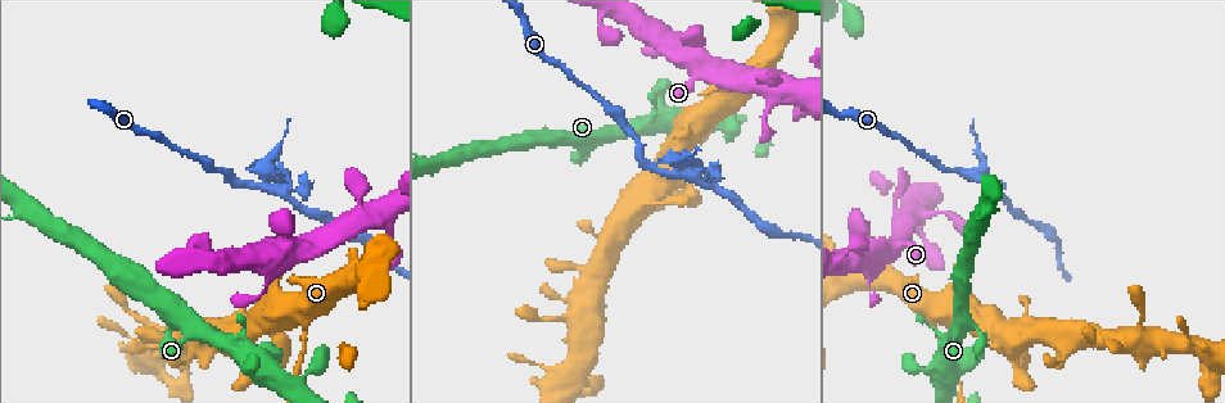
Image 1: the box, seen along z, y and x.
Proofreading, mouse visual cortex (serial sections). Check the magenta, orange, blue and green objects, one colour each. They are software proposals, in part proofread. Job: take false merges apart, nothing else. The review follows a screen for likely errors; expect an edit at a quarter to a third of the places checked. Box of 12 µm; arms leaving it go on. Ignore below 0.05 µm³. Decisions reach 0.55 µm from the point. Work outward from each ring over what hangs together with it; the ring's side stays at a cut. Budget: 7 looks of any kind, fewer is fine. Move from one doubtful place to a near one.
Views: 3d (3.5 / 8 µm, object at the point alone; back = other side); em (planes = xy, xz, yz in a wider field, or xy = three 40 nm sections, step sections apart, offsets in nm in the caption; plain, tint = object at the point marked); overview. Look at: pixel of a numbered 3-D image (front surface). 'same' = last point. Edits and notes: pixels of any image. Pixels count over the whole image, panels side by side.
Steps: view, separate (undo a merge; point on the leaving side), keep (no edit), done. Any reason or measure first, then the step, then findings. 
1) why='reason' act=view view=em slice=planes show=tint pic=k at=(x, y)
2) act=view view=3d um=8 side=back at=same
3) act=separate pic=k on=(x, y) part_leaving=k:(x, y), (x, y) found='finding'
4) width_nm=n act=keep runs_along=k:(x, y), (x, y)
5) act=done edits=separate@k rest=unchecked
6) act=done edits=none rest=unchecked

why='three-way junction' act=view view=3d um=3.5 pic=1 at=(676, 174)

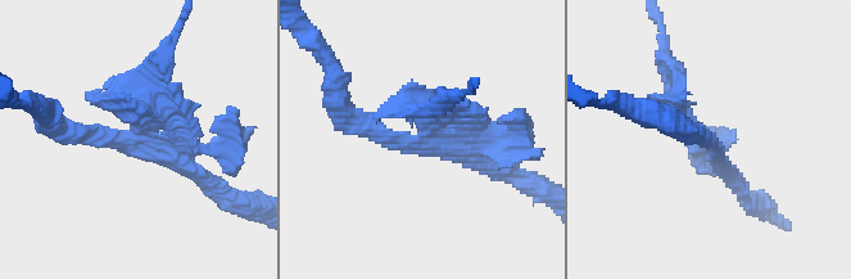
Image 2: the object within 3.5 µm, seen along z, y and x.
why='need the tissue' act=view view=em slice=xy step=3 show=tint pic=2 at=(129, 139)

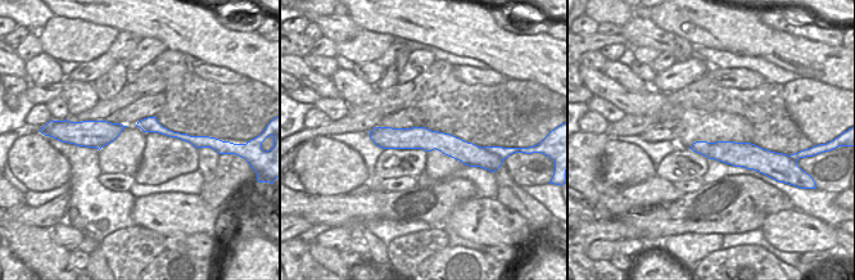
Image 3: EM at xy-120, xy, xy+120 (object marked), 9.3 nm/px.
act=separate pic=2 on=(111, 106) found='two cells meet here'

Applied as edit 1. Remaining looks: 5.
why='thin arm on a thick one' act=view view=3d um=3.5 pic=1 at=(579, 379)

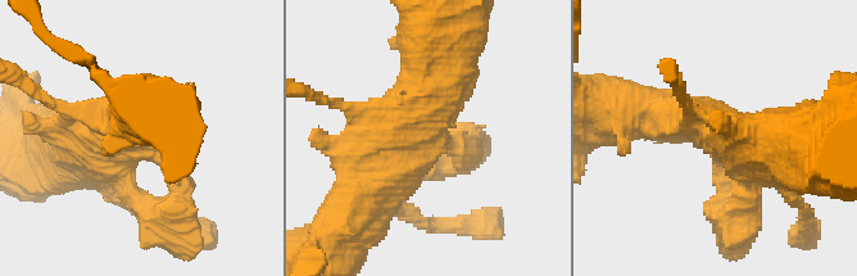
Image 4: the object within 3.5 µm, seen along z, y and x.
why='shape alone is not enough' act=view view=em slice=planes show=tint pic=4 at=(433, 140)

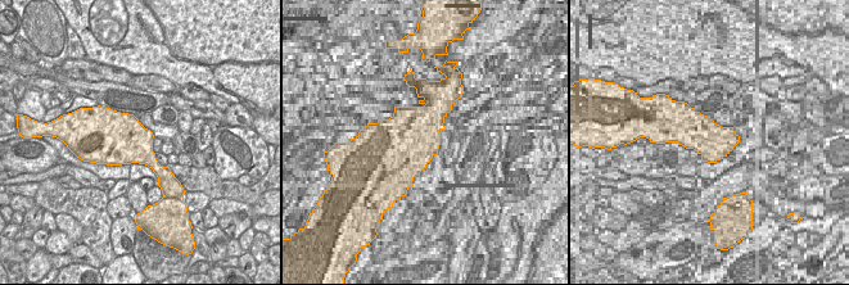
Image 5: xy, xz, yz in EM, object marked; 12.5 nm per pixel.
act=keep found='all the same cell'

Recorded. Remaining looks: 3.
act=view view=3d um=3.5 pic=1 at=(21, 204)

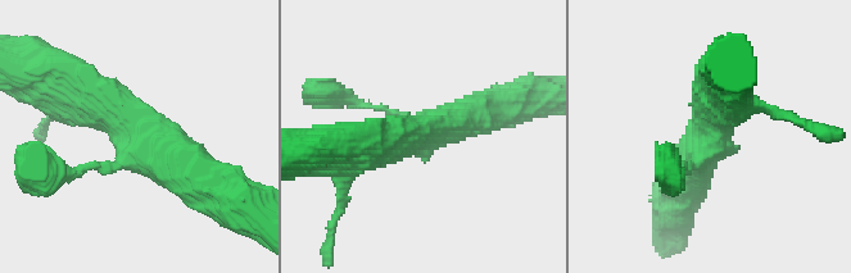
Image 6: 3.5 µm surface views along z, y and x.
why='now the EM' act=view view=em slice=xy step=2 show=plain pic=6 at=(429, 128)

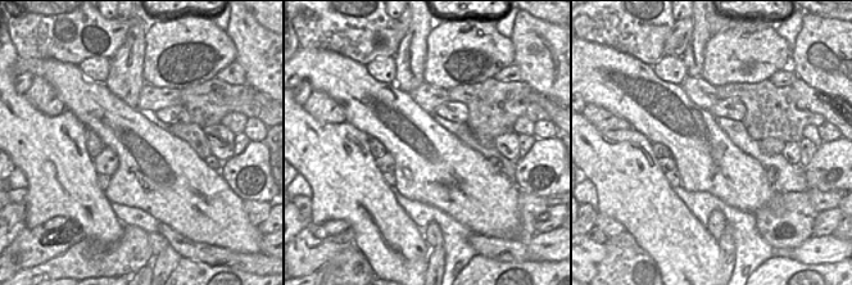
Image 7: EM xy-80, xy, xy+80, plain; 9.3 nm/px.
act=view view=em slice=xy step=2 show=tint at=same

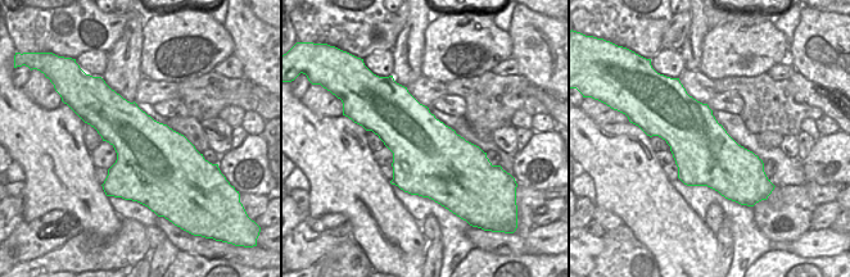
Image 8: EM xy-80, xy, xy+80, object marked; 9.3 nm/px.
act=keep runs_along=6:(209, 182), (141, 139), (86, 72) found='all the same cell'

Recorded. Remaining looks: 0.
act=done edits=separate@2 rest=unchecked

